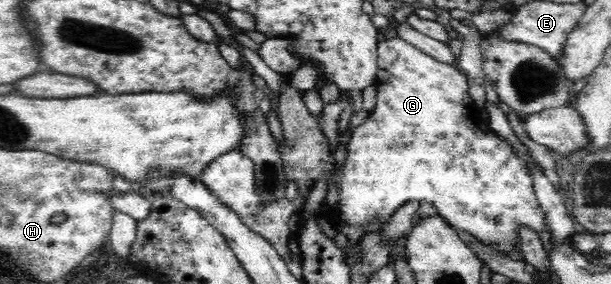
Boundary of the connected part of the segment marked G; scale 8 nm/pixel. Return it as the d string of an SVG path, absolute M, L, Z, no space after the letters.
M400 37L380 39L378 41L377 59L378 72L375 84L377 88L376 106L368 114L365 122L355 128L347 142L347 154L341 168L341 181L339 182L338 207L339 212L341 212L339 222L343 222L343 224L347 224L348 226L364 226L370 220L388 222L390 217L396 212L397 207L410 202L410 200L419 202L426 200L426 202L431 202L436 206L438 215L444 217L450 225L457 226L458 229L470 233L478 241L491 247L494 252L508 258L521 257L518 227L520 225L528 225L528 227L539 234L544 229L544 224L546 224L545 214L535 195L533 180L531 180L531 176L529 175L527 164L516 156L514 149L507 142L504 142L487 127L485 117L482 116L482 112L477 111L474 100L468 95L468 87L471 82L468 80L465 72L458 66L436 60L436 58L426 54L416 45L410 44Z

